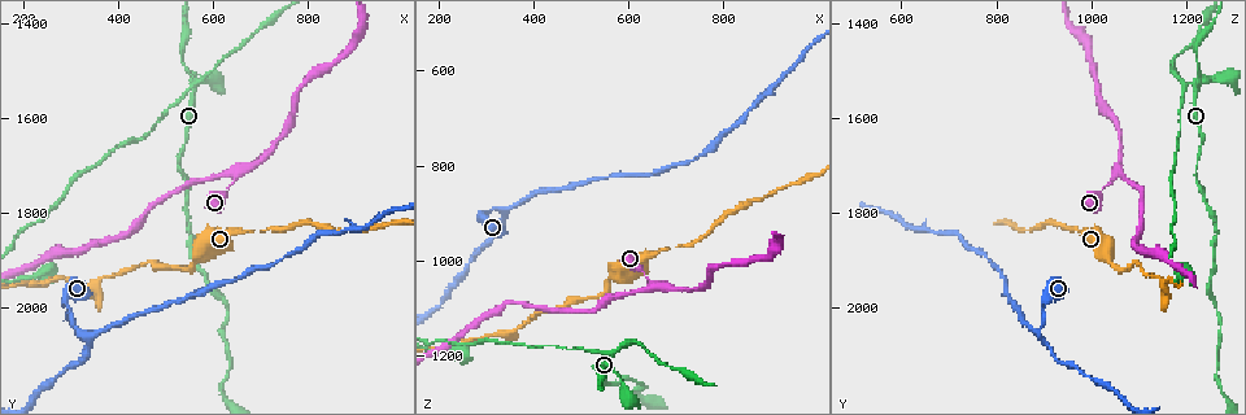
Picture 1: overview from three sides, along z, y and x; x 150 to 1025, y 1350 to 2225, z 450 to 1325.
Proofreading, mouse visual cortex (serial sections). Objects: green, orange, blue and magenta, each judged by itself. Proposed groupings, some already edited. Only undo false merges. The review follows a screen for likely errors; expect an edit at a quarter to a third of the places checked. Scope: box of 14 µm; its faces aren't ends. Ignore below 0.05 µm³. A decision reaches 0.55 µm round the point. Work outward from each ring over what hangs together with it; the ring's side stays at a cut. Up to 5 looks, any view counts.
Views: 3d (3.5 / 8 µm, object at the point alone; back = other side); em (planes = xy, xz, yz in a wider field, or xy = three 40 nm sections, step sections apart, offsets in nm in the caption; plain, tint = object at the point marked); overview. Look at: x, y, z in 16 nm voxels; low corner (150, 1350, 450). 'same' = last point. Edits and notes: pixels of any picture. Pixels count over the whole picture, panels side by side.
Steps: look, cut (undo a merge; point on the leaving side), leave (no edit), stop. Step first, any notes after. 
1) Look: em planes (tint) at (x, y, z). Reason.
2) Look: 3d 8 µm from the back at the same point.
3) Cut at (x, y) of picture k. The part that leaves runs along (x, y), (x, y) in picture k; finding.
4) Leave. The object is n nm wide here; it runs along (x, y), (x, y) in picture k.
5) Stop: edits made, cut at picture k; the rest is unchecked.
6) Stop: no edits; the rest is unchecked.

Look: 3d 3.5 µm at (335, 2065, 895). Branch point.

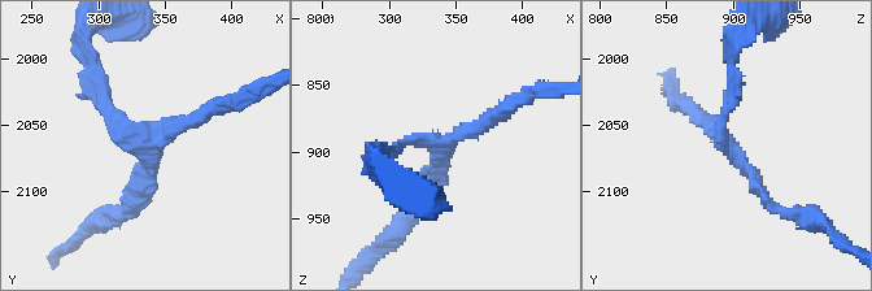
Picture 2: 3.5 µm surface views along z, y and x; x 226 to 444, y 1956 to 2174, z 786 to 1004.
Look: em xy step 5 (tint) at (336, 2058, 894). 3 arms meet here; the arms are 150, 200, 200 nm wide; shape alone is not enough.

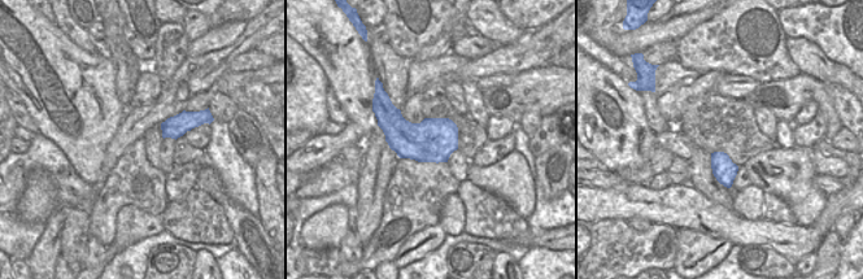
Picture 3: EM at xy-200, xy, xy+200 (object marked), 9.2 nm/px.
Leave. It runs along (387, 150), (447, 143), (506, 107) in picture 2; one cell here.

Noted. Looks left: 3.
Look: 3d 3.5 µm from the back at (345, 1950, 1150).

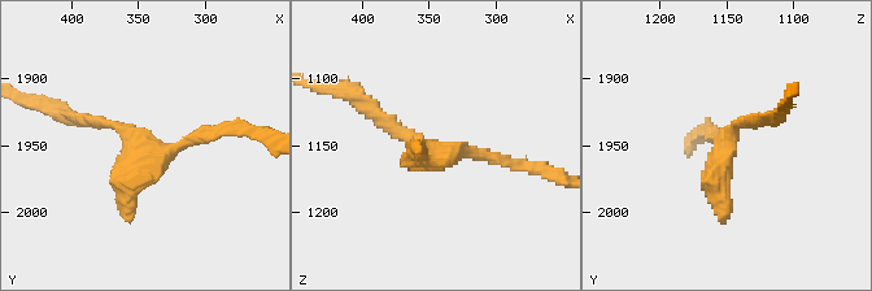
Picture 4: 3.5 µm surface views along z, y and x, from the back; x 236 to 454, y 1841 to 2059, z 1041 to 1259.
Look: em xy step 3 (tint) at (348, 1954, 1152). Now the EM.

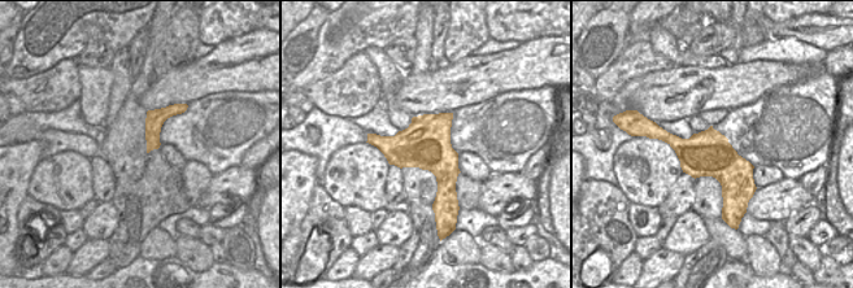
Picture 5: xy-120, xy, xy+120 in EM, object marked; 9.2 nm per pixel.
Leave. It runs along (370, 104), (430, 150), (513, 164) in picture 4; all the same cell.

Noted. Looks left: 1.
Stop: no edits; the rest is unchecked.

